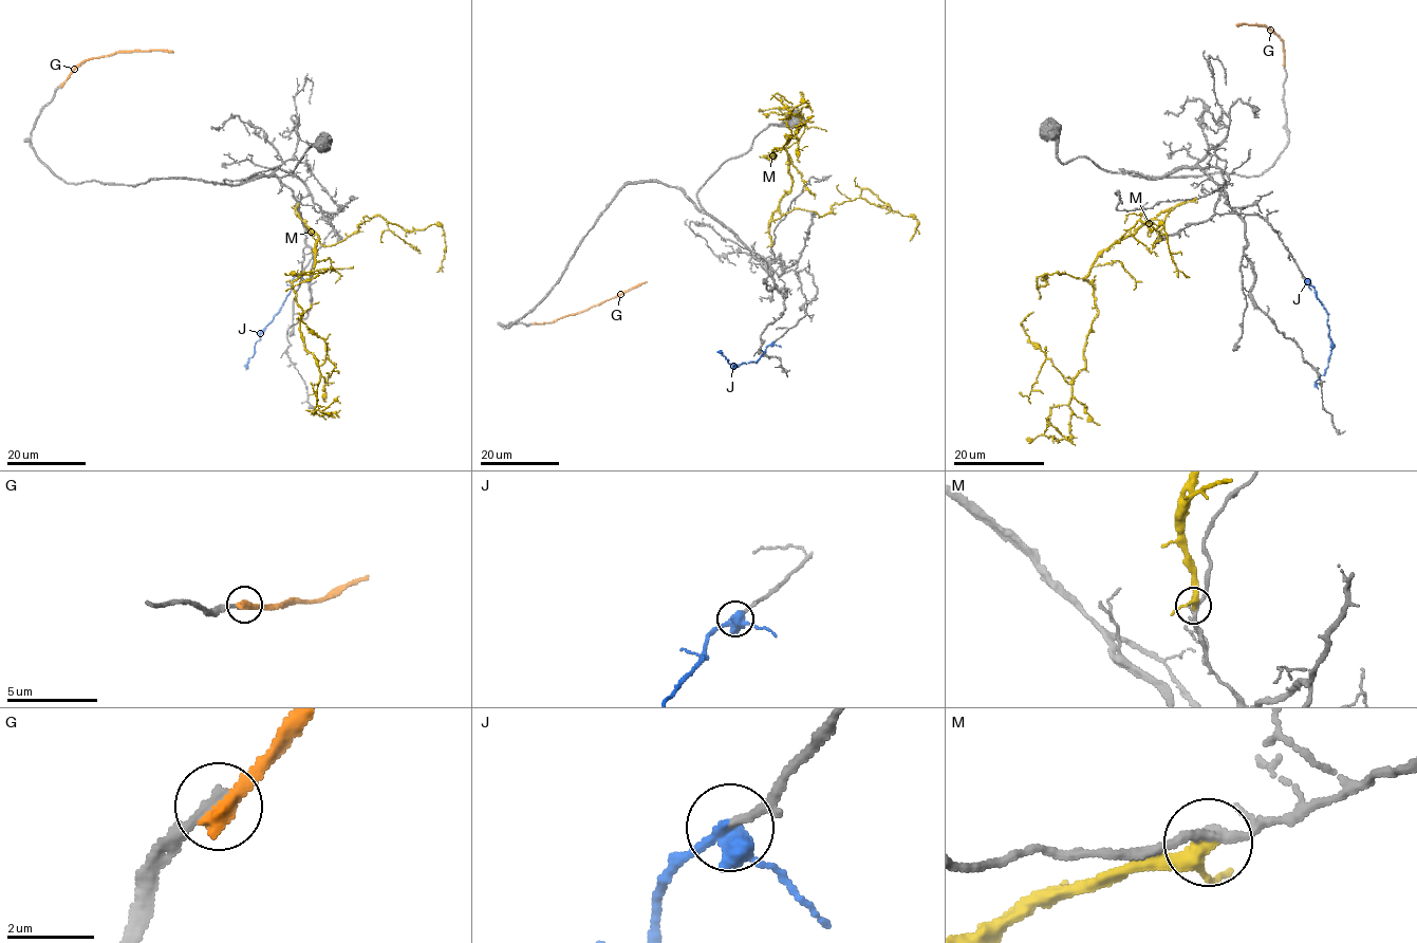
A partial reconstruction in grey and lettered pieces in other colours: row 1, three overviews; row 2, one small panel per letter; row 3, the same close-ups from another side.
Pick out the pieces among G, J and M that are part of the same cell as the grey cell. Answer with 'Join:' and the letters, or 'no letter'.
Join: J

